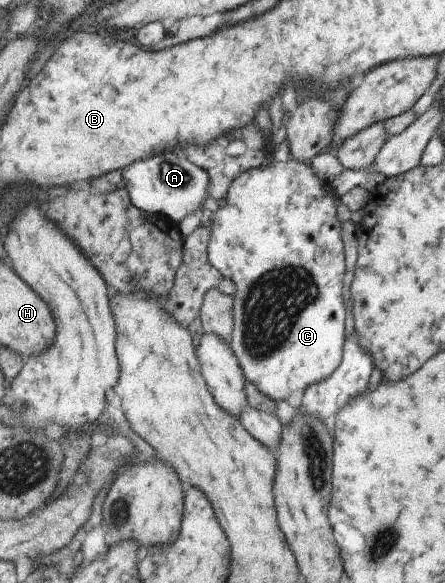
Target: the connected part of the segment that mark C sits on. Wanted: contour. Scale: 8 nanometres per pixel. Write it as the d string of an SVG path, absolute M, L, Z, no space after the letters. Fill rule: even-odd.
M293 158L288 161L277 161L275 159L265 167L249 169L239 179L235 179L227 199L213 213L214 223L211 226L211 245L209 246L210 261L223 273L225 279L230 279L236 286L233 295L235 297L235 307L233 307L235 317L234 340L230 344L238 355L246 379L249 379L263 395L267 395L273 401L286 401L295 391L303 389L306 392L315 383L325 382L339 369L339 364L344 356L345 337L347 337L347 313L345 313L343 291L345 291L347 259L345 259L345 243L343 243L344 234L341 233L344 221L339 219L338 204L339 197L333 193L331 184L323 181L317 175L317 171L311 167L311 164L305 165L305 163Z

